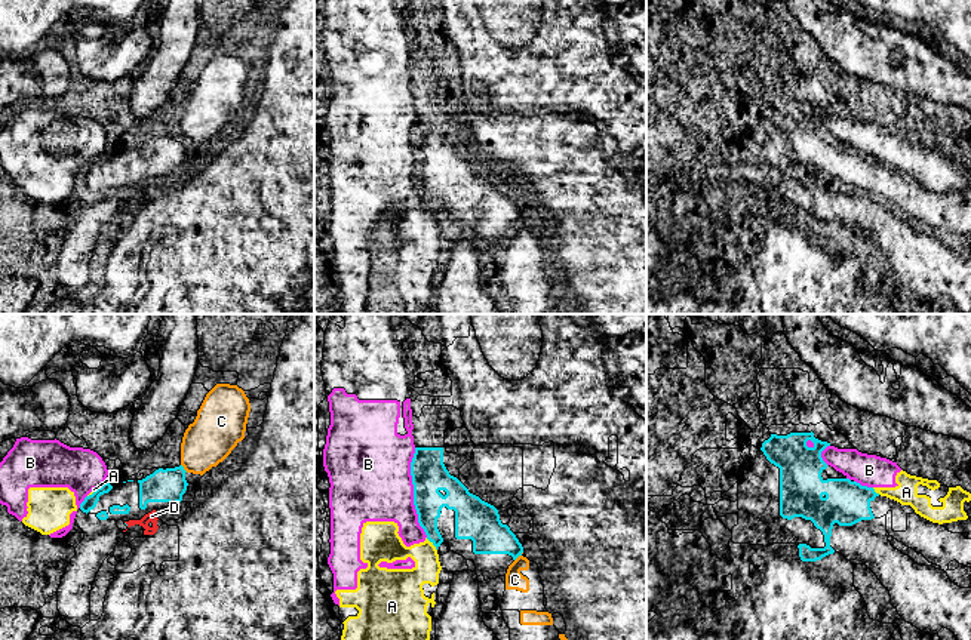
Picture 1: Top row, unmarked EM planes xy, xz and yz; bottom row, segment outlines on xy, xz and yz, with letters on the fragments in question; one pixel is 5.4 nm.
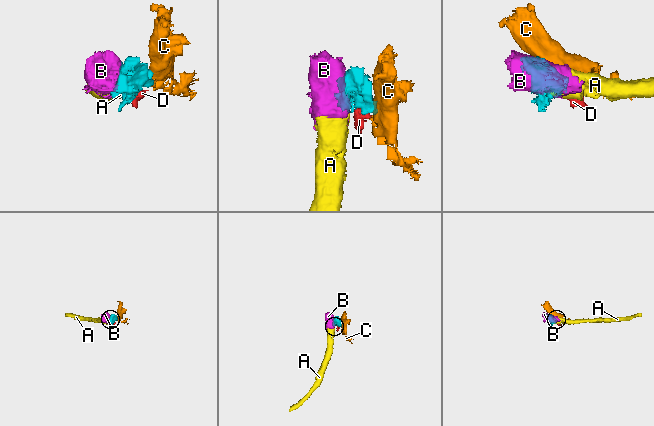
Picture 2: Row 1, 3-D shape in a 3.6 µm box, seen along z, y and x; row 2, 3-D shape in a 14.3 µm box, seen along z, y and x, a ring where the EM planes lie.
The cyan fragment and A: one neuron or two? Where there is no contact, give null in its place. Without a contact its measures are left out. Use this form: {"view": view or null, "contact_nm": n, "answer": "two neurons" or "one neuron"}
{"view": "xz", "contact_nm": 90, "answer": "two neurons"}

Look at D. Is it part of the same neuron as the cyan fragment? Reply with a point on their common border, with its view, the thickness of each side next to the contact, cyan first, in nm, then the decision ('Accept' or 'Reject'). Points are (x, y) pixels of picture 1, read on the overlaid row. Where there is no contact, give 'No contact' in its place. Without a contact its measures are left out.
No contact. Accept

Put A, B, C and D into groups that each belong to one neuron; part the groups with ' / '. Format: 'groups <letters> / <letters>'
groups A B / C / D

